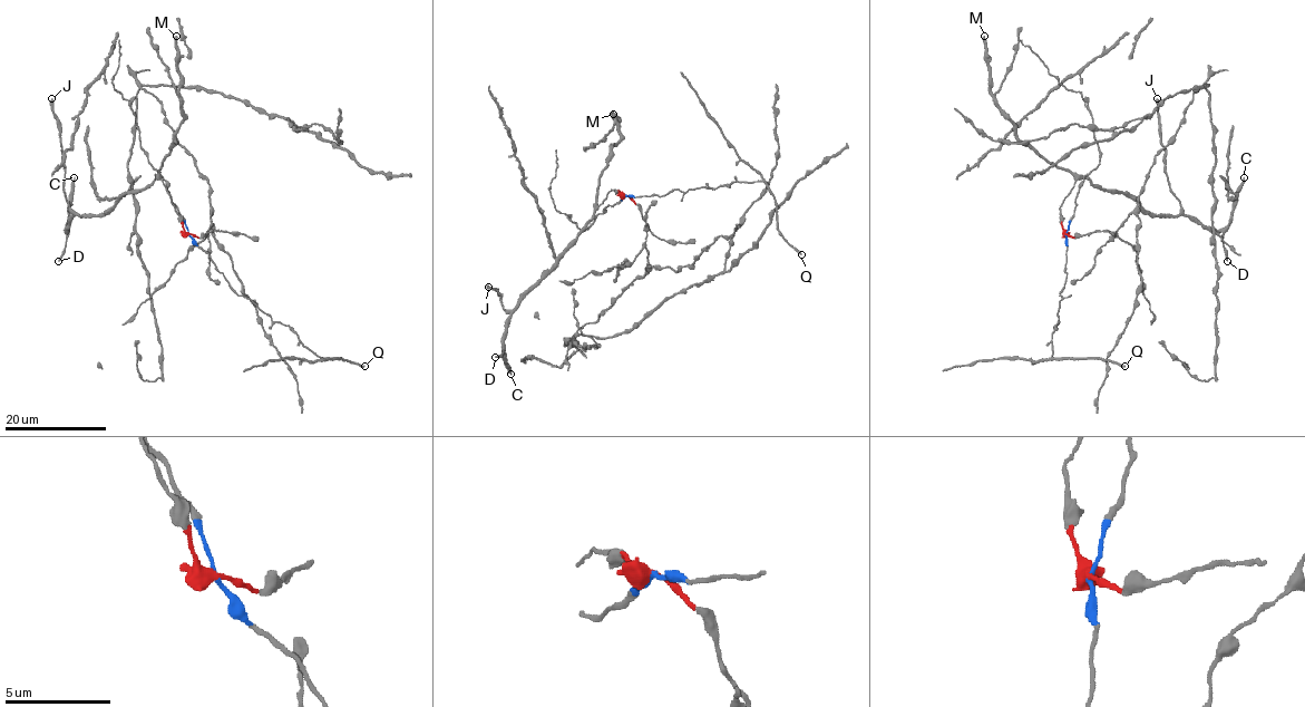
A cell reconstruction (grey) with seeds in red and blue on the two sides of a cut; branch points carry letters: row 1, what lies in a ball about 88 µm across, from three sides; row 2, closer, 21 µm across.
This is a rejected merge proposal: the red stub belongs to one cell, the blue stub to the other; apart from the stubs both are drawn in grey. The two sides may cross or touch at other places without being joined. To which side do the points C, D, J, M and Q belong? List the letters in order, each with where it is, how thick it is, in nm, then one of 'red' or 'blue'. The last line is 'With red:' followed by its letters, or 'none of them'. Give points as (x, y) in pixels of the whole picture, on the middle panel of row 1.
C: place (510, 374); calibre 190 nm; red
D: place (495, 357); calibre 260 nm; red
J: place (488, 287); calibre 420 nm; red
M: place (613, 114); calibre 440 nm; red
Q: place (801, 254); calibre 240 nm; blue
With red: C, D, J, M

